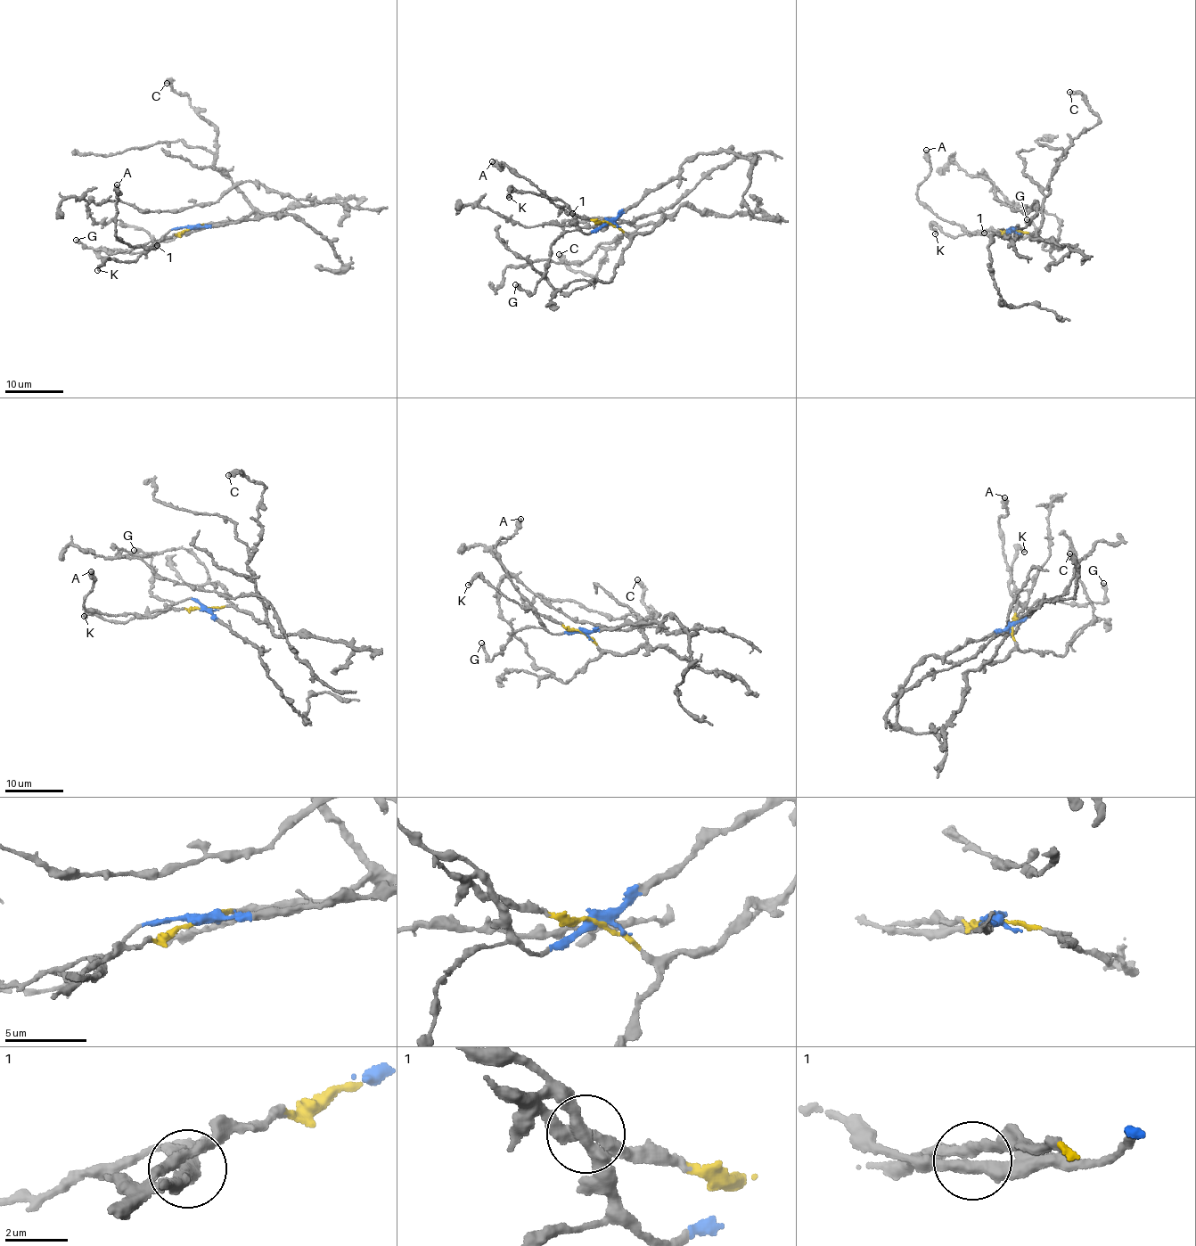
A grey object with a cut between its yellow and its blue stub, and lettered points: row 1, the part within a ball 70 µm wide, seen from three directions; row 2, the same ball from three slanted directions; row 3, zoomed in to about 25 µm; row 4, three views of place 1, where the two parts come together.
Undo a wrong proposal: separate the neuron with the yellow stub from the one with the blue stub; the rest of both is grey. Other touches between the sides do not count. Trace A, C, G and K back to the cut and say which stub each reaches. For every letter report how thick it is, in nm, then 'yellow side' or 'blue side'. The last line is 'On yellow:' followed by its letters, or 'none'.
A: 550 nm | blue side
C: 480 nm | yellow side
G: 500 nm | blue side
K: 340 nm | yellow side
On yellow: C, K

